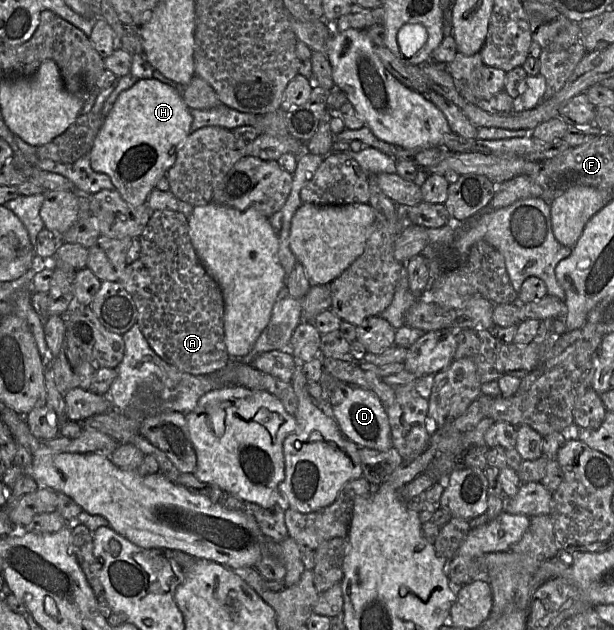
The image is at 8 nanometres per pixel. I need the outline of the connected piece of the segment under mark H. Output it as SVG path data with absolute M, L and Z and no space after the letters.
M139 79L118 96L105 117L89 152L90 166L94 171L106 174L115 190L128 204L143 205L157 182L165 177L167 171L174 165L181 145L191 133L192 121L191 108L178 90L156 79Z

